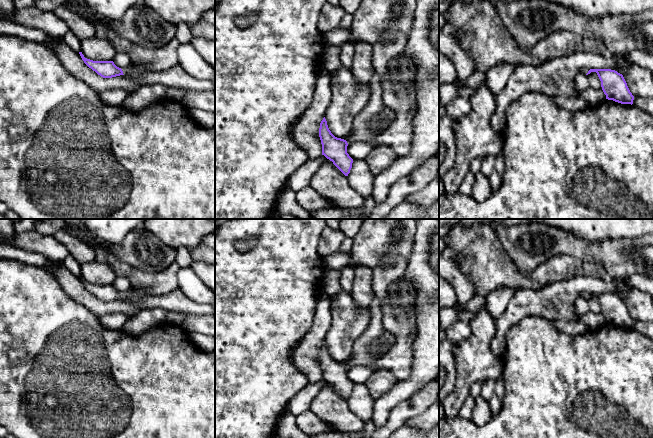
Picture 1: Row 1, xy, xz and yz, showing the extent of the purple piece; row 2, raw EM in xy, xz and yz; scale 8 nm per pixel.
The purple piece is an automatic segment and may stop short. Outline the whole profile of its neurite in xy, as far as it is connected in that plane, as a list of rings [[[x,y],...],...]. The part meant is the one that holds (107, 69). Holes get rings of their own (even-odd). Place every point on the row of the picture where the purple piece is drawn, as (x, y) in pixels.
[[[79,52],[84,63],[103,78],[112,78],[120,75],[126,75],[130,72],[145,72],[148,69],[145,65],[132,63],[129,67],[121,69],[117,67],[113,61],[93,61],[84,57],[82,52]]]

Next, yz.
[[[582,68],[580,73],[590,74],[596,72],[600,81],[601,87],[606,95],[606,99],[613,100],[621,104],[633,104],[634,96],[630,92],[627,83],[622,74],[611,69],[586,69]]]

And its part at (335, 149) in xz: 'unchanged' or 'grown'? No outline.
grown

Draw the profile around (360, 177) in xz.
[[[353,159],[352,168],[347,177],[350,186],[364,199],[372,194],[375,176],[370,172],[365,160]]]

